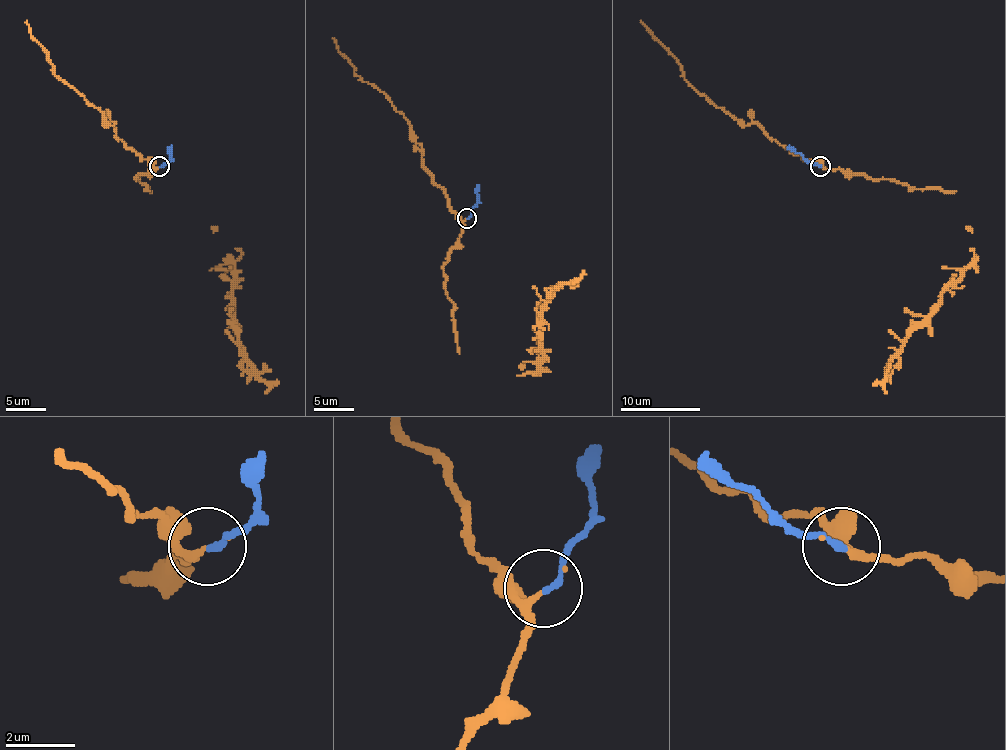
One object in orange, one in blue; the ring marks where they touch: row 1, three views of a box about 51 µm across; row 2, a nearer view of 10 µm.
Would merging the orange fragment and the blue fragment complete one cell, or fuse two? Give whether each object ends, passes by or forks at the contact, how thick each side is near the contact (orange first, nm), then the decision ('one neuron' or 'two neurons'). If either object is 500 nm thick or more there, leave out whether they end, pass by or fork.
orange passes by; blue ends; calibres 170 and 170 nm; one neuron

